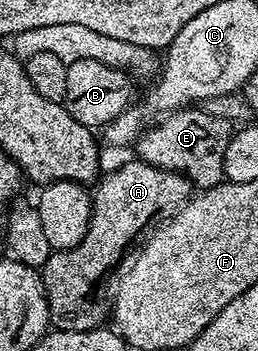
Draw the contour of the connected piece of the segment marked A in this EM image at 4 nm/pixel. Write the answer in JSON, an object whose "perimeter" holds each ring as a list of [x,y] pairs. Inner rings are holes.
{"perimeter":[[[138,157],[132,159],[132,163],[113,168],[94,184],[91,221],[85,237],[73,249],[52,251],[41,268],[47,314],[54,330],[92,331],[104,326],[109,319],[109,307],[106,302],[95,300],[95,286],[114,272],[128,254],[127,246],[139,234],[142,236],[158,215],[170,216],[192,198],[193,184],[186,175],[154,167]]]}

